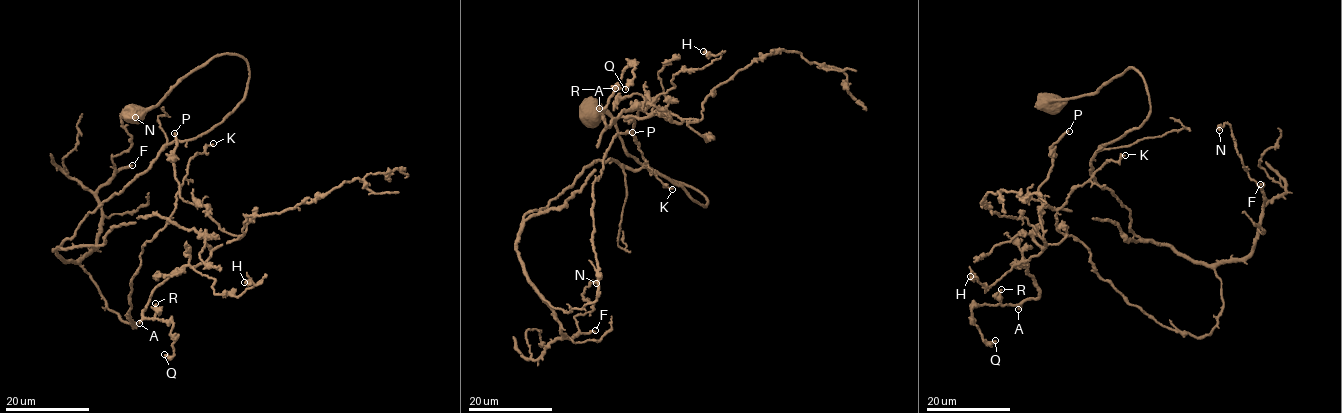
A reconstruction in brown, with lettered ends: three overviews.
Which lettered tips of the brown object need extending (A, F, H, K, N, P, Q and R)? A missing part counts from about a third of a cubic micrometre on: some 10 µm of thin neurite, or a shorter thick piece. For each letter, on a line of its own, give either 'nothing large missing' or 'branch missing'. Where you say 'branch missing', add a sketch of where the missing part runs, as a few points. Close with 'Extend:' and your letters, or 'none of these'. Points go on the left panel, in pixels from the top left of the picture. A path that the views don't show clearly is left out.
A: branch missing
F: branch missing
H: nothing large missing
K: nothing large missing
N: nothing large missing
P: branch missing
Q: nothing large missing
R: nothing large missing
Extend: A, F, P

